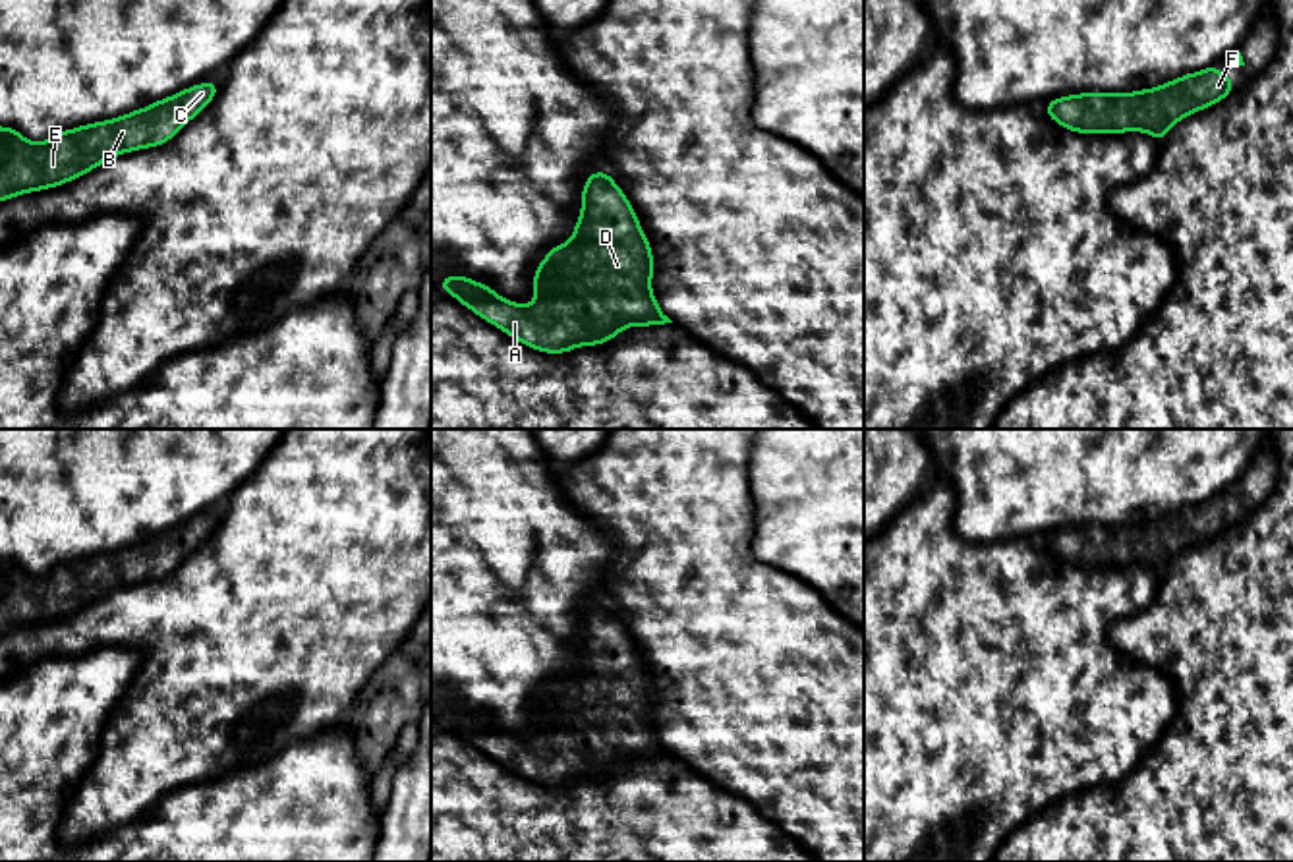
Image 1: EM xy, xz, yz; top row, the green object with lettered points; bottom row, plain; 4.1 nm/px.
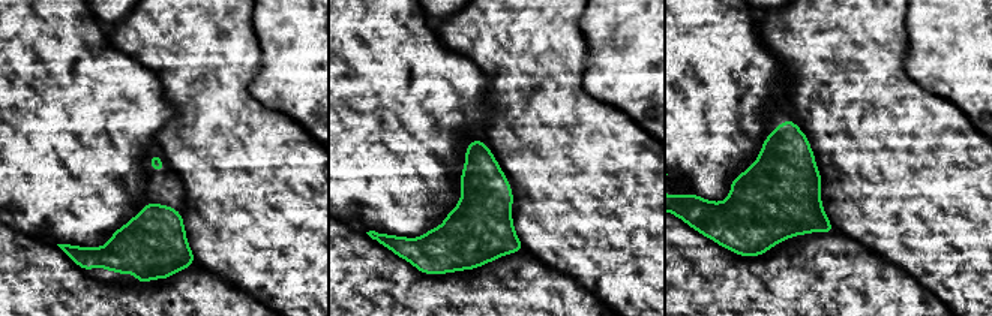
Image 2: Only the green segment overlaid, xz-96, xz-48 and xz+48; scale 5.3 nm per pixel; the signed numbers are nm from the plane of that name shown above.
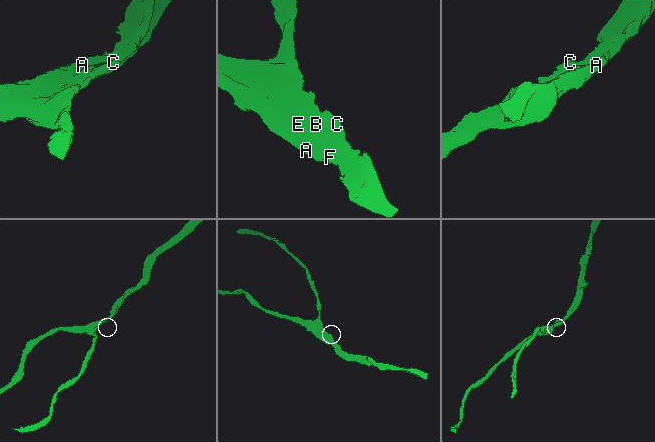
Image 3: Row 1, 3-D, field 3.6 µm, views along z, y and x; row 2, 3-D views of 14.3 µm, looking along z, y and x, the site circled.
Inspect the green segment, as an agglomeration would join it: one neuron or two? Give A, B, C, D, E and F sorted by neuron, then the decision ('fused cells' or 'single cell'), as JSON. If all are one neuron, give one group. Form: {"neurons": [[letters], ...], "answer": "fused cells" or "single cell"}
{"neurons": [["A", "B", "C", "D", "E", "F"]], "answer": "single cell"}

